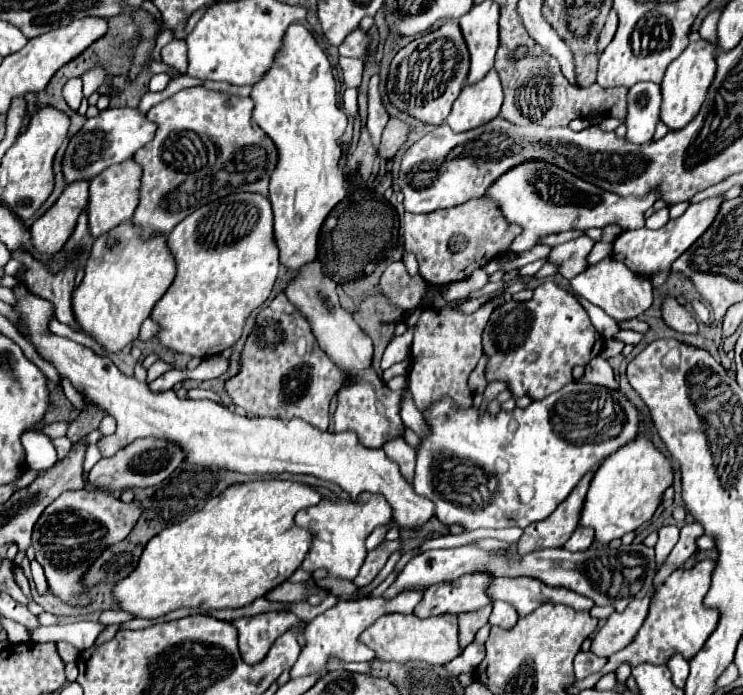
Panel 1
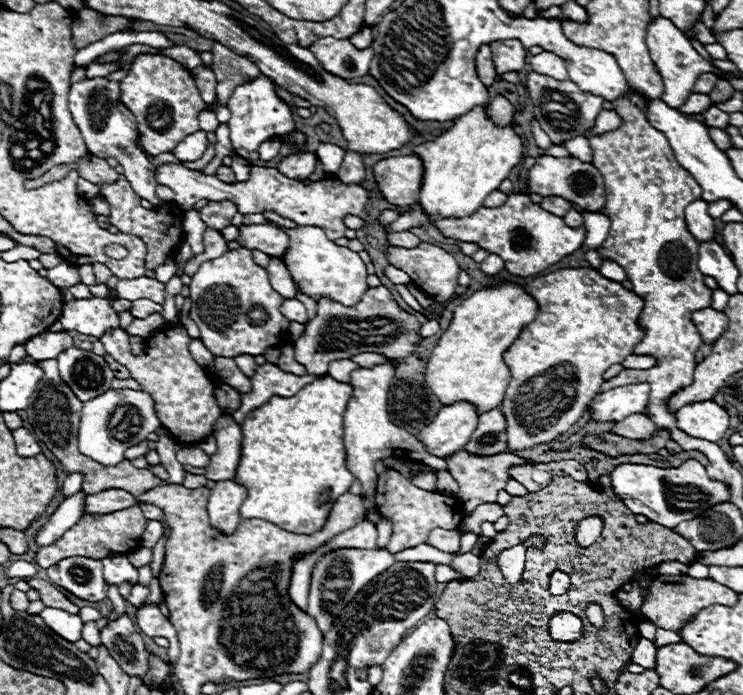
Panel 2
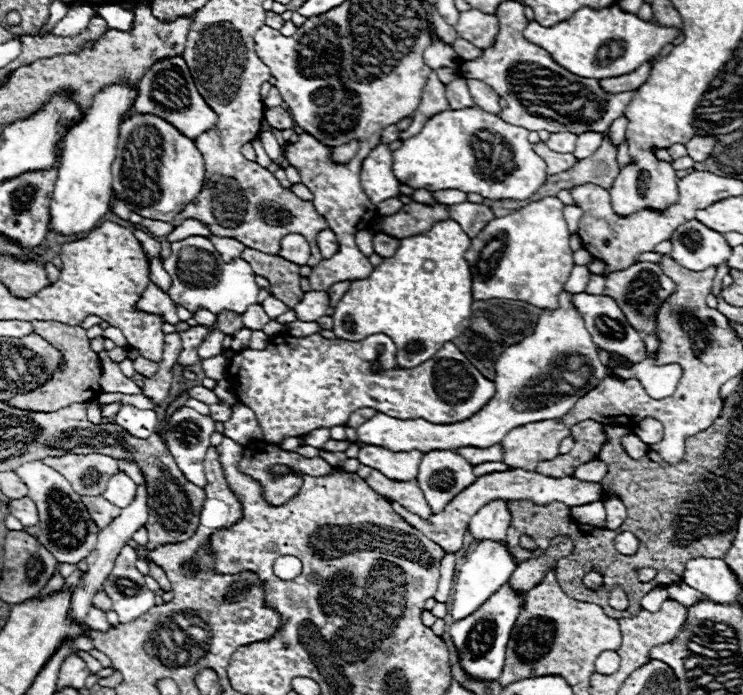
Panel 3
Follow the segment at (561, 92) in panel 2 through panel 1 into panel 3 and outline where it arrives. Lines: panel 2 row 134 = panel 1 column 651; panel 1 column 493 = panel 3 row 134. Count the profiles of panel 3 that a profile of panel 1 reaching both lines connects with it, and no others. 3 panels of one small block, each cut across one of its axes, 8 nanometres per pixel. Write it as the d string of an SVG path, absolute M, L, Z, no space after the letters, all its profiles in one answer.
M556 132L556 134L550 134L550 140L546 142L550 150L554 152L562 152L562 154L570 154L574 152L576 148L576 134L570 134L570 132Z

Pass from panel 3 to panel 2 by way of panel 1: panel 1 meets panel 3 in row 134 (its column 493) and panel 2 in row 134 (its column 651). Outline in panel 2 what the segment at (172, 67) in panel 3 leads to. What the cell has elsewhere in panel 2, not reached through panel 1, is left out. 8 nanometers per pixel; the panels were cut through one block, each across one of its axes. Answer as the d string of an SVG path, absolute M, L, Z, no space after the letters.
M196 132L196 134L192 134L192 136L186 136L174 150L172 150L172 154L178 158L178 160L182 160L182 162L194 162L194 160L198 160L198 158L202 158L202 154L206 152L206 148L208 148L208 136L206 136L206 132Z

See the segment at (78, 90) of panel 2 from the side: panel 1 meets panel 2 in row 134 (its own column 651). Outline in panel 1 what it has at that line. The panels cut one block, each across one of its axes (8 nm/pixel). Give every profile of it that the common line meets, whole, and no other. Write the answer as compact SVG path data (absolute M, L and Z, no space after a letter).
M640 82L628 92L628 116L626 138L634 144L646 144L654 136L654 128L660 120L660 86L654 82Z

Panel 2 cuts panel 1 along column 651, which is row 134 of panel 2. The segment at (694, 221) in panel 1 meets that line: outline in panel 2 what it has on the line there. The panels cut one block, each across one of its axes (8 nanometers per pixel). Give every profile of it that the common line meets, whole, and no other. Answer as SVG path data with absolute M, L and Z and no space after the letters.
M258 76L256 80L236 86L226 106L232 112L232 118L228 120L228 128L230 128L234 154L248 162L258 160L258 148L262 142L274 136L282 136L284 132L292 132L294 128L292 108L276 94L276 84L266 76Z

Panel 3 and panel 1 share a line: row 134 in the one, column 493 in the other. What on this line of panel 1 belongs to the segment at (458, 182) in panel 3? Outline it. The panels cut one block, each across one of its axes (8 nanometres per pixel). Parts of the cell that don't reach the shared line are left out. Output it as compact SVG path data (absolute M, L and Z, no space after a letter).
M582 382L568 384L548 398L532 402L524 410L500 410L496 416L488 410L480 414L476 406L460 408L448 396L432 402L422 416L430 430L420 438L416 448L412 488L436 504L436 518L442 526L450 528L458 524L464 530L506 528L510 524L526 528L528 524L548 518L596 462L616 452L628 440L634 440L638 432L638 412L622 392Z

